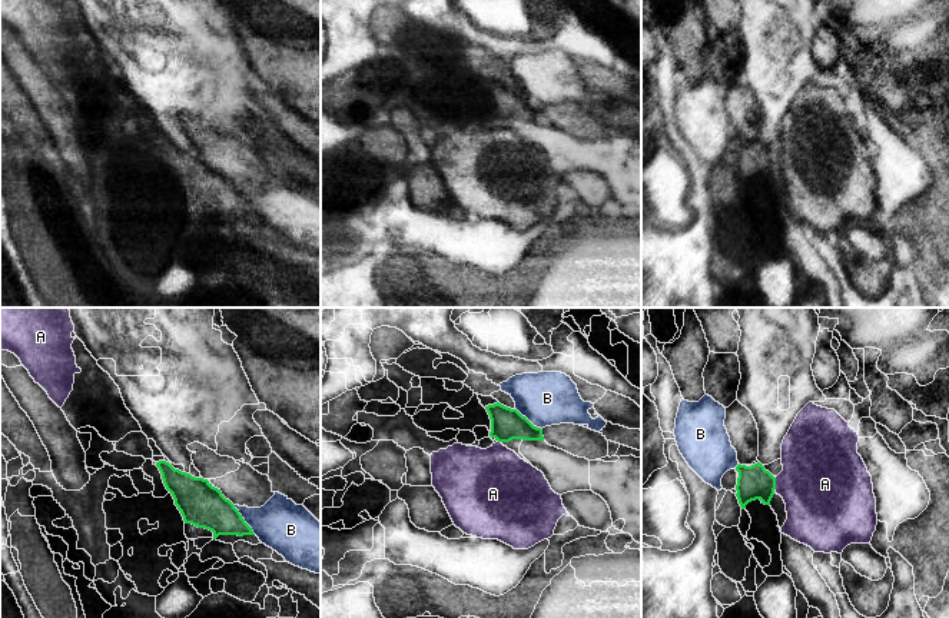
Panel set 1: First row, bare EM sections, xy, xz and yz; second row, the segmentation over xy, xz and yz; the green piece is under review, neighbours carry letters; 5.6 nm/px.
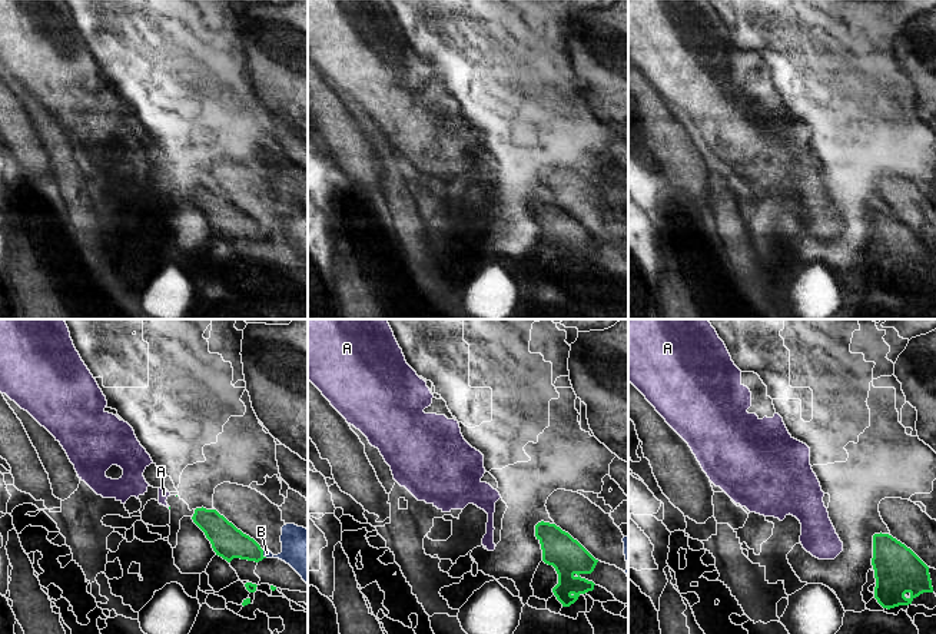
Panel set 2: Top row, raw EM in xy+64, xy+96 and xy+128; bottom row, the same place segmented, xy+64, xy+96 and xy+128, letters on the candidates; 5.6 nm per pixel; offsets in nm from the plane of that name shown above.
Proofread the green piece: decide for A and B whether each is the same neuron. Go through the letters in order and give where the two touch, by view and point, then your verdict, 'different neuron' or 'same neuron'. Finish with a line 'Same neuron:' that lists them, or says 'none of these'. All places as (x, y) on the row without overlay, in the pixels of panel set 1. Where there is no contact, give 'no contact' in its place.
A: yz (775, 163) | different neuron
B: xy (244, 199) | different neuron
Same neuron: none of these

